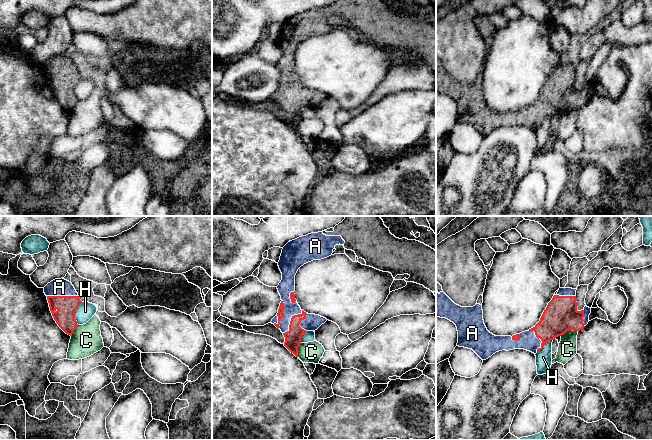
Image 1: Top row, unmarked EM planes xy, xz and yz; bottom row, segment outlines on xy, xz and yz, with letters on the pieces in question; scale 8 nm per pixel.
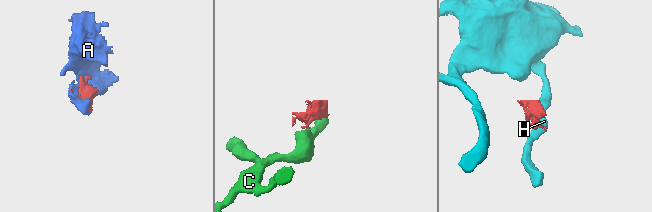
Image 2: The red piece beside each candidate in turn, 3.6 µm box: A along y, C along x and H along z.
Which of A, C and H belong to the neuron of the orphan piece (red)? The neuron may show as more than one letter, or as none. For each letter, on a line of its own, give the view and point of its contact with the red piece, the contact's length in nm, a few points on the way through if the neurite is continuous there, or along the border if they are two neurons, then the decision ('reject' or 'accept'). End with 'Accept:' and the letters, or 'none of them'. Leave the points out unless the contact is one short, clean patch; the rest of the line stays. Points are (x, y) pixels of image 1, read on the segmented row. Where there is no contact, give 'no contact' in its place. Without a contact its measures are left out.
A: meets red in xz at (282, 314); contact 240 nm long; accept
C: meets red in yz at (568, 330); contact 150 nm long; border along yz (577, 330), (567, 330), (560, 335); reject
H: meets red in xy at (74, 313); contact 190 nm long; reject
Accept: A

